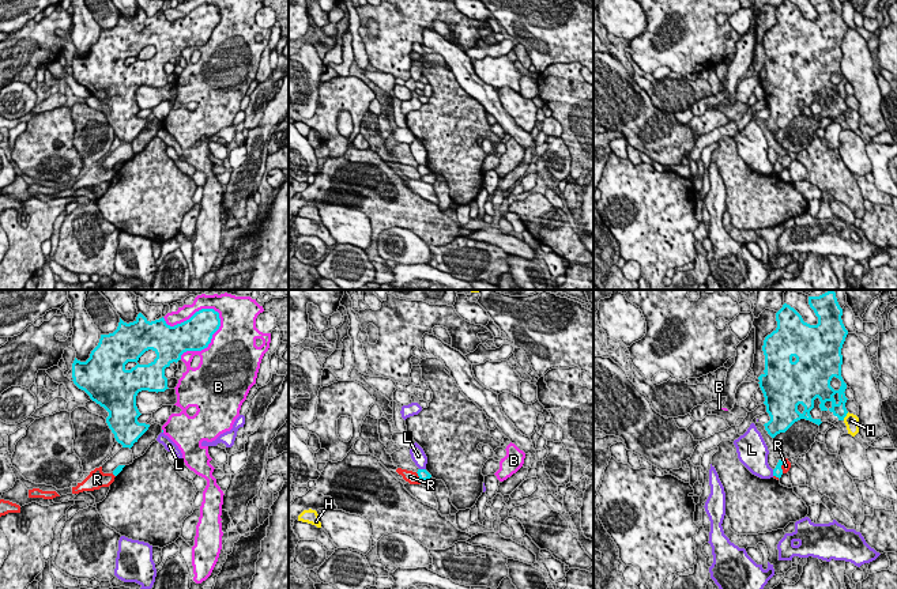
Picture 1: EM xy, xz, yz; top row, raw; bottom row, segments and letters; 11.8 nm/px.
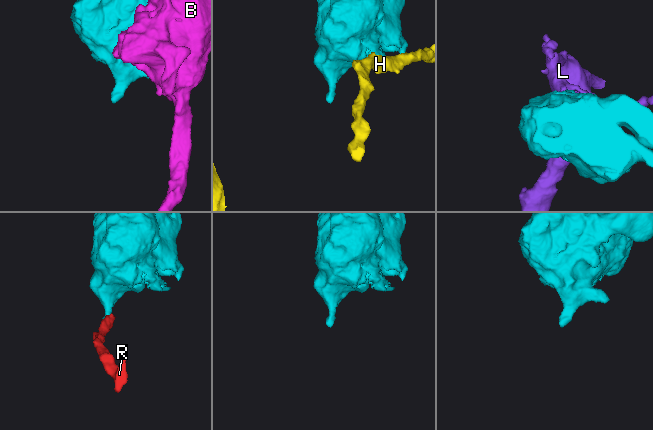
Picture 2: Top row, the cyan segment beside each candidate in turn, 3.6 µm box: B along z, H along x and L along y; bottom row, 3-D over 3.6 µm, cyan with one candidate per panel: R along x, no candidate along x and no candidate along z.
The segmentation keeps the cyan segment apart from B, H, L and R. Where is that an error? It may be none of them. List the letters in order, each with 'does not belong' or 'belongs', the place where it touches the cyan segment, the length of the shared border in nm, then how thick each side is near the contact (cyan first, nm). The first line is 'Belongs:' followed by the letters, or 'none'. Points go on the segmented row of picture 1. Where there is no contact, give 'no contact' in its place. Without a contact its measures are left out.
Belongs: none
B: does not belong; contact xy (196, 312); length 700 nm; calibres 380 and 170 nm
H: does not belong; contact yz (845, 415); length 120 nm; calibres 160 and 170 nm
L: does not belong; contact xz (422, 469); length 80 nm; calibres 130 and 170 nm
R: does not belong; contact xz (418, 475); length 120 nm; calibres 130 and 140 nm

